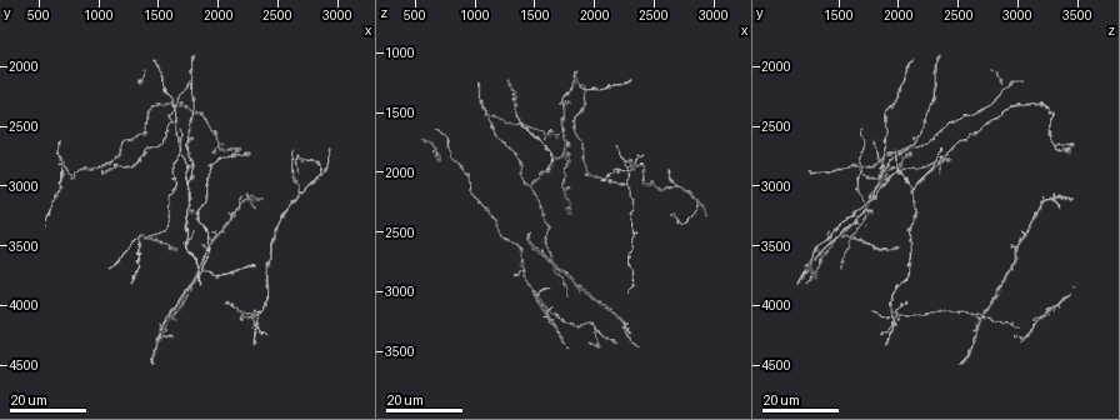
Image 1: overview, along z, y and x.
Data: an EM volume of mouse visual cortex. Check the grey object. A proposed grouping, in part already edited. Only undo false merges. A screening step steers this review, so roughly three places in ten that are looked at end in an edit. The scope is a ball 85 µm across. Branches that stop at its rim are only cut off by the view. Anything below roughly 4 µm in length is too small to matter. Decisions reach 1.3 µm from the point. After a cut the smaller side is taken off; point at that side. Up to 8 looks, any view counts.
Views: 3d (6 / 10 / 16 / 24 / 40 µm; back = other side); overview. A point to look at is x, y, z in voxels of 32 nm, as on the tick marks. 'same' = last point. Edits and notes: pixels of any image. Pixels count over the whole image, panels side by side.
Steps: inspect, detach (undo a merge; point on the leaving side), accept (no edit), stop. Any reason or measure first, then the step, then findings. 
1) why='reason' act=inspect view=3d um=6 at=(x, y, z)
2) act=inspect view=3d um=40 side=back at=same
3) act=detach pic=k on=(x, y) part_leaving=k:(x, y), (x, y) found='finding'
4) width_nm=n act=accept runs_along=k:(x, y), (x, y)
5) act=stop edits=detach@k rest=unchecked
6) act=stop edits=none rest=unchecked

why='four or more arms meet' act=inspect view=3d um=24 at=(2320, 4200, 1960)

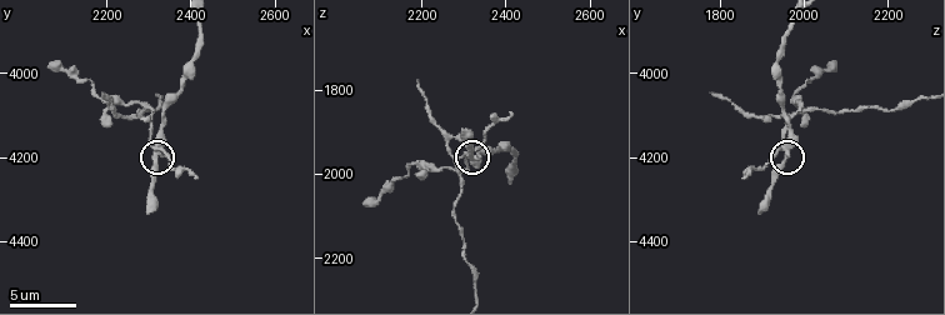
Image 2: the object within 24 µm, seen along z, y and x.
act=inspect view=3d um=10 at=(2315, 4180, 1950)

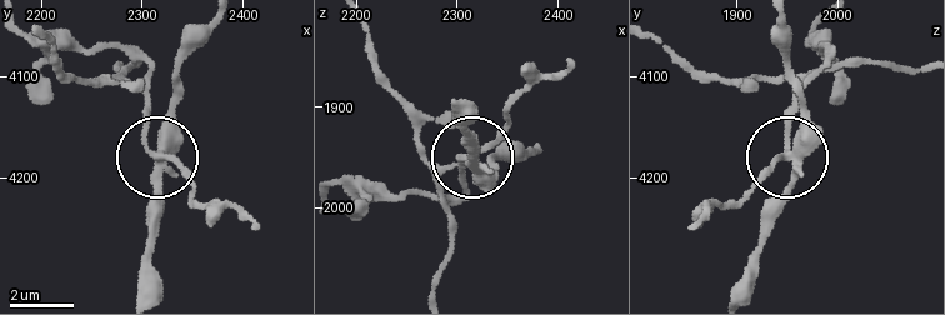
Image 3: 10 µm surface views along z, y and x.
act=inspect view=3d um=6 at=(2316, 4180, 1950)

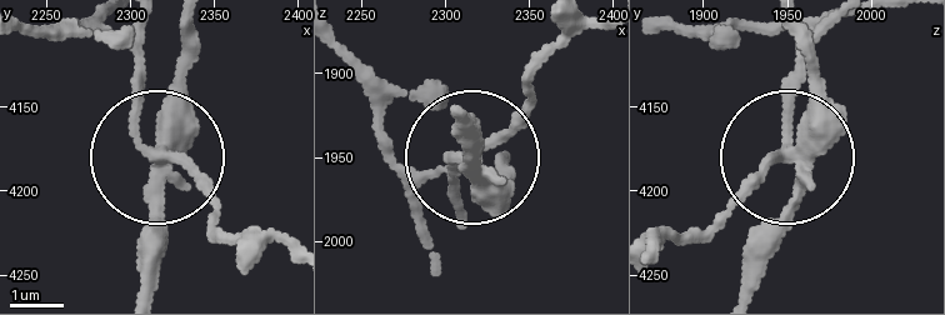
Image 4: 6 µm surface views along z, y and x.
act=detach pic=4 on=(211, 200) part_leaving=4:(163, 159), (140, 124), (140, 29) found='two neurons meet here'

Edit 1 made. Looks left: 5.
act=inspect view=overview

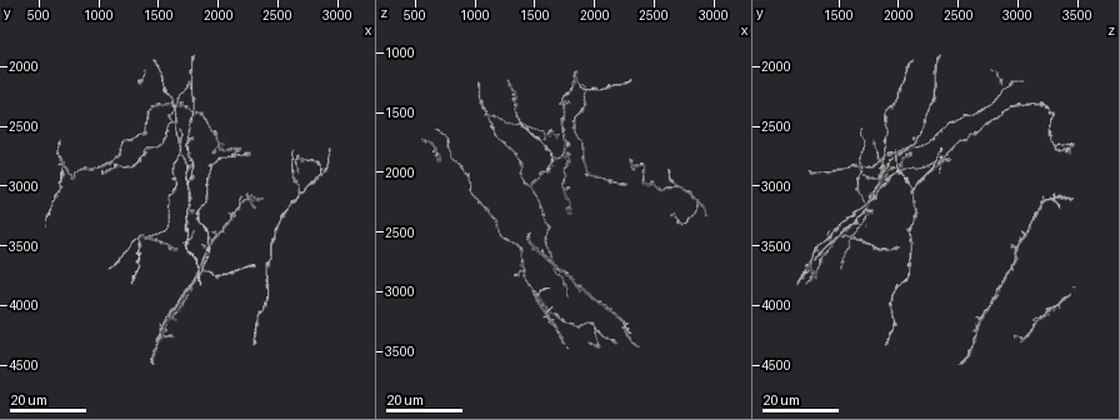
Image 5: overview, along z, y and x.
why='thin arm on a thick one' act=inspect view=3d um=24 at=(1360, 3440, 1580)

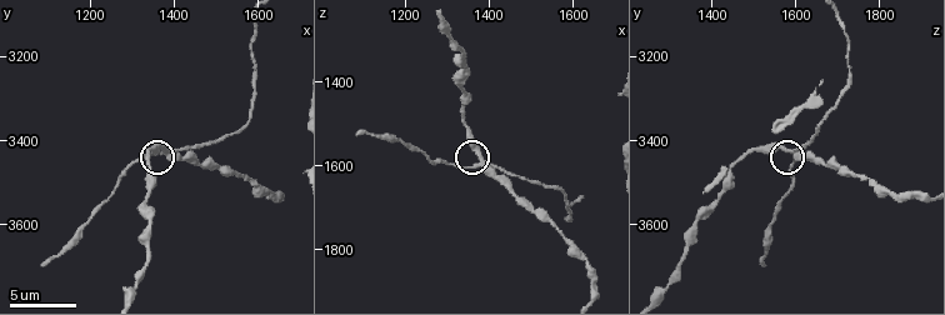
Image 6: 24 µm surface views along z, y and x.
why='zoom in' act=inspect view=3d um=6 at=(1385, 3430, 1585)

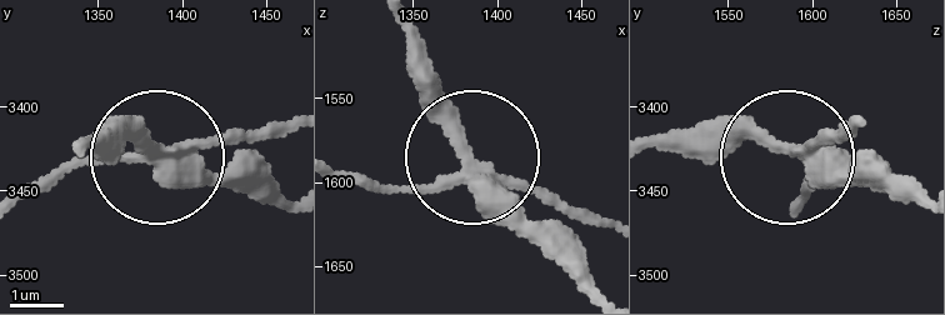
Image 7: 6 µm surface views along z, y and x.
arms=3 act=detach pic=7 on=(243, 130) part_leaving=7:(176, 146), (293, 125) found='two neurons meet here'

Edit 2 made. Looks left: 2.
act=stop edits=detach@4,detach@7 rest=unchecked

